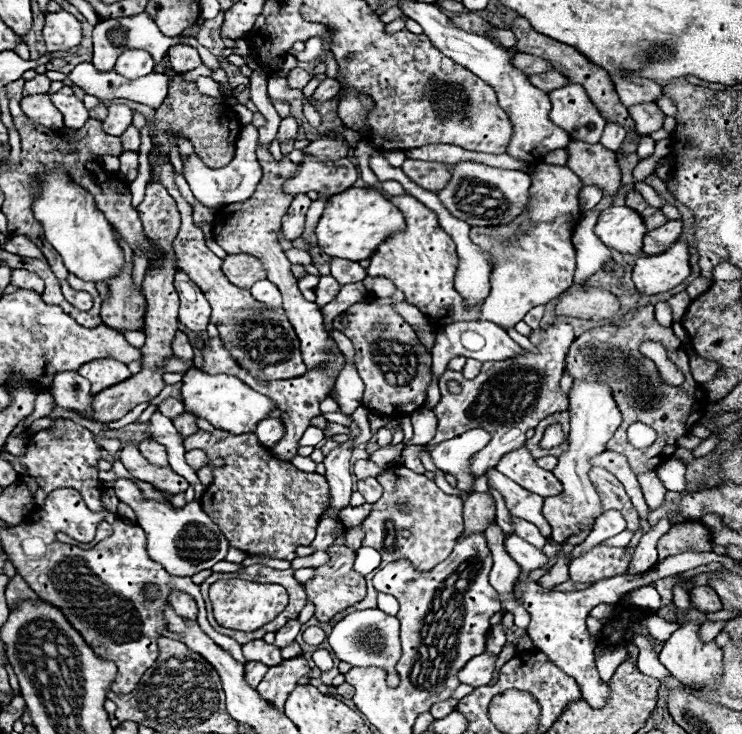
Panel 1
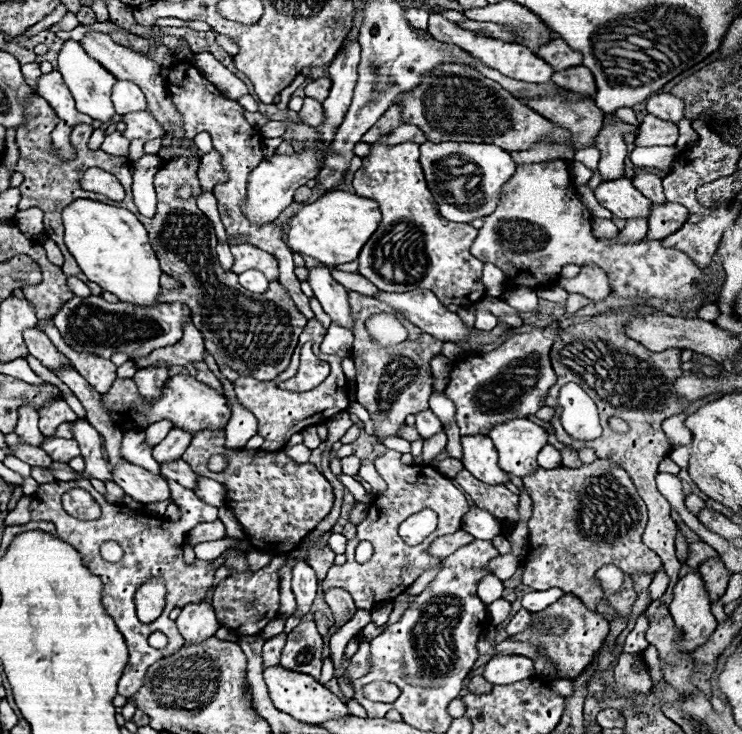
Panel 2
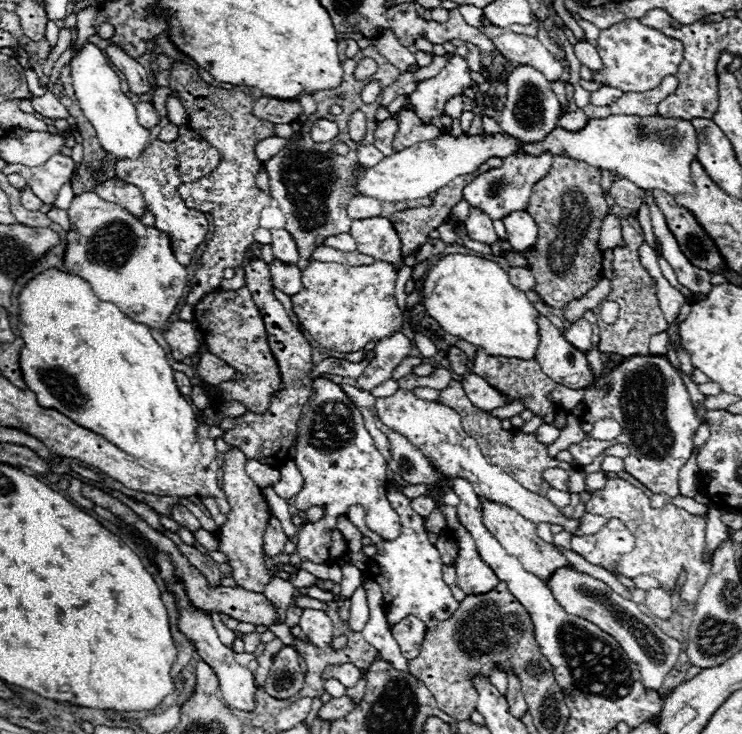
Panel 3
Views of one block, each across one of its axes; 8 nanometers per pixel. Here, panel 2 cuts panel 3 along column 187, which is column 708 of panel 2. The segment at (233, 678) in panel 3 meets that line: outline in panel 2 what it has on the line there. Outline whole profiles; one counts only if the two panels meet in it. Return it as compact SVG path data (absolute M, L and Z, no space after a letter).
M698 568L680 578L674 586L670 614L676 628L682 632L682 648L688 652L704 644L706 638L714 632L716 618L710 612L710 598Z

